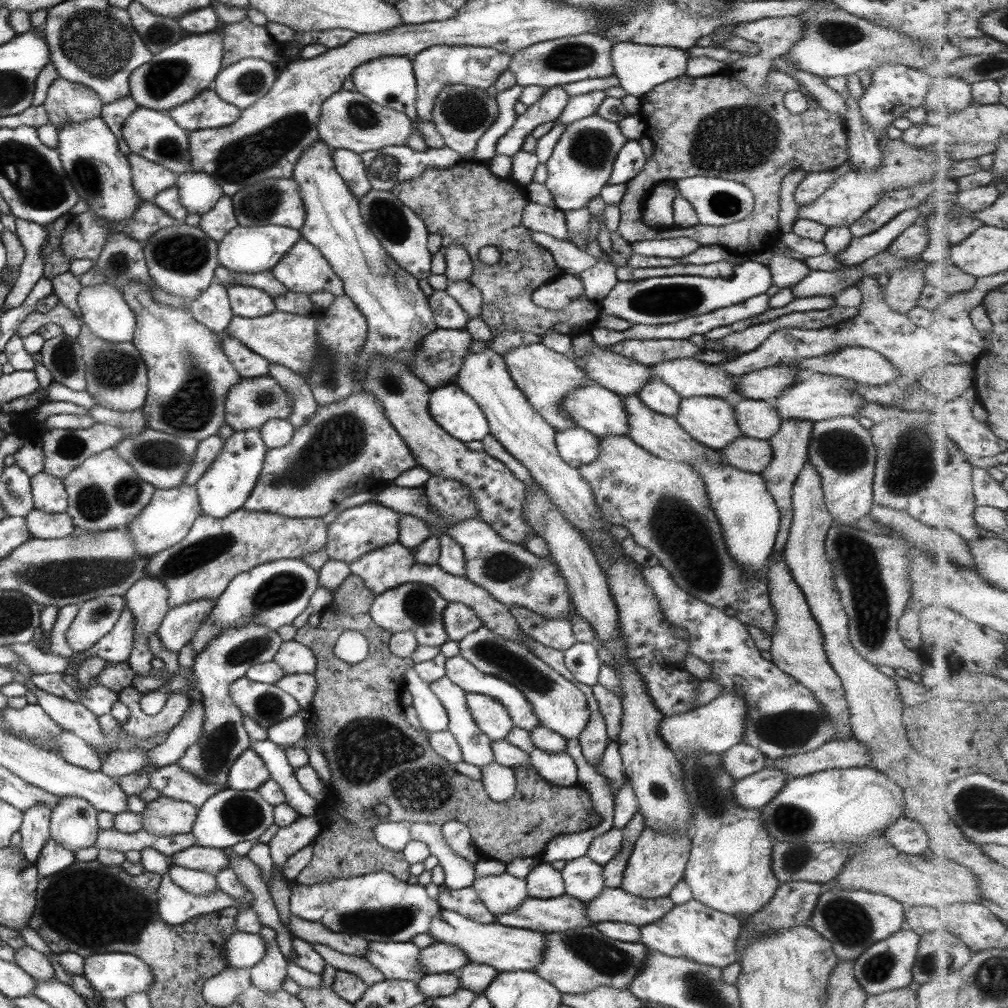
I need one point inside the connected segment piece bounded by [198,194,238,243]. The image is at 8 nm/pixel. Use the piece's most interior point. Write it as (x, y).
(215, 223)

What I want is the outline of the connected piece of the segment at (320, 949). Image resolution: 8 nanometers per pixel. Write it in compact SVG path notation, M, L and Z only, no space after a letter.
M316 941L311 942L313 950L319 954L325 963L332 966L336 971L348 972L357 976L367 987L385 979L371 962L367 962L367 959L350 954L341 954L336 948L318 944Z

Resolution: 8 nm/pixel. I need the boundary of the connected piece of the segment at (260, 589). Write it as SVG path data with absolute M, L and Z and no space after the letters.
M281 559L258 564L235 575L227 583L223 593L213 600L213 608L199 623L188 644L193 648L193 654L197 655L211 638L219 636L223 628L243 628L248 621L271 630L292 624L293 619L307 607L313 591L319 586L317 571L299 559Z

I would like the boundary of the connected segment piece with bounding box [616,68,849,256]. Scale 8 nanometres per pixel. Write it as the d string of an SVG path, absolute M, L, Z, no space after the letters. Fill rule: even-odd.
M771 68L765 74L765 92L751 94L745 84L733 77L732 71L715 73L695 77L694 79L683 74L651 88L649 92L638 97L640 112L645 126L644 136L652 142L653 152L646 160L641 172L626 183L625 192L618 202L619 224L617 233L626 241L660 240L677 237L690 238L701 246L717 245L723 254L739 255L757 254L771 250L780 237L778 229L779 188L783 175L793 169L808 172L831 171L847 162L847 138L844 126L844 116L823 110L815 98L799 86L797 82L788 79L785 72ZM799 90L807 99L807 109L799 114L791 114L782 103L783 94ZM706 176L733 180L743 184L753 196L754 204L751 212L743 220L725 226L707 226L697 223L689 228L675 226L655 229L644 225L641 221L641 212L646 195L663 181L677 182L681 178Z

